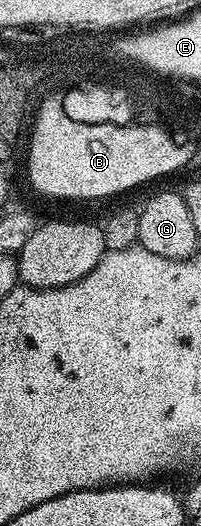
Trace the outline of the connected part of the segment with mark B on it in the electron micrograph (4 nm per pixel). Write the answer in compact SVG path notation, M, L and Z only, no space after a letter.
M46 98L39 104L36 128L28 143L28 179L36 191L52 199L104 199L107 195L120 195L131 187L140 187L159 175L168 175L185 166L184 155L170 139L149 129L120 129L91 127L87 121L80 123L71 114L64 115L59 98Z

